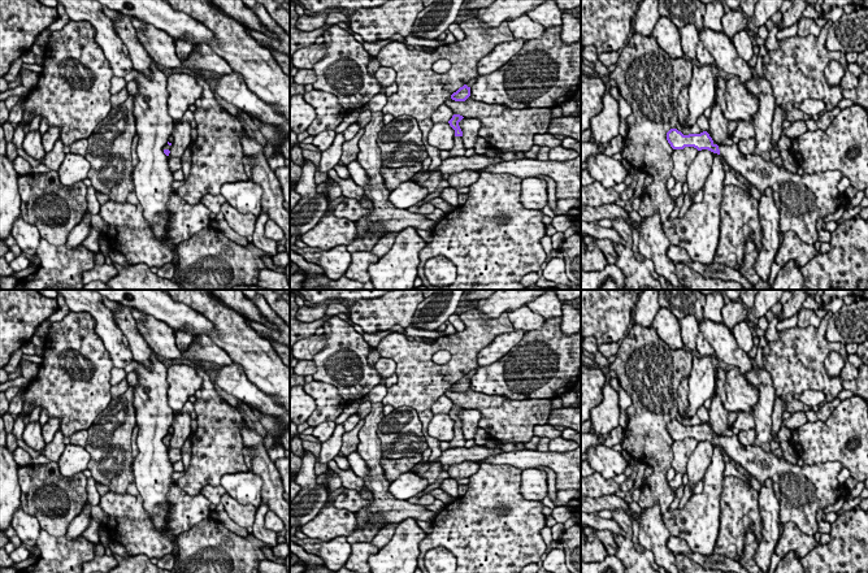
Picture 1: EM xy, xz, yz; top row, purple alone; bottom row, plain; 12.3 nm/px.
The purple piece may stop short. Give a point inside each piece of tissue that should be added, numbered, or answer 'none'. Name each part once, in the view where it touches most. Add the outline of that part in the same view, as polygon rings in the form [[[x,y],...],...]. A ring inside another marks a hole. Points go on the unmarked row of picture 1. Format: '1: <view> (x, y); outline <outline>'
1: yz (801, 491); outline [[[720,435],[719,440],[728,456],[761,485],[768,478],[772,481],[780,503],[780,522],[794,522],[807,535],[817,531],[817,511],[836,504],[850,492],[846,485],[838,482],[843,468],[839,461],[799,466],[755,444],[743,446],[737,435]]]

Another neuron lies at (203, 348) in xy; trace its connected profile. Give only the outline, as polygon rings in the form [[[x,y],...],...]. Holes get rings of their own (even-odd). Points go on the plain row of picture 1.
[[[201,334],[194,339],[187,351],[181,352],[182,359],[195,357],[207,365],[231,365],[233,360],[227,352],[217,346],[208,335]]]

